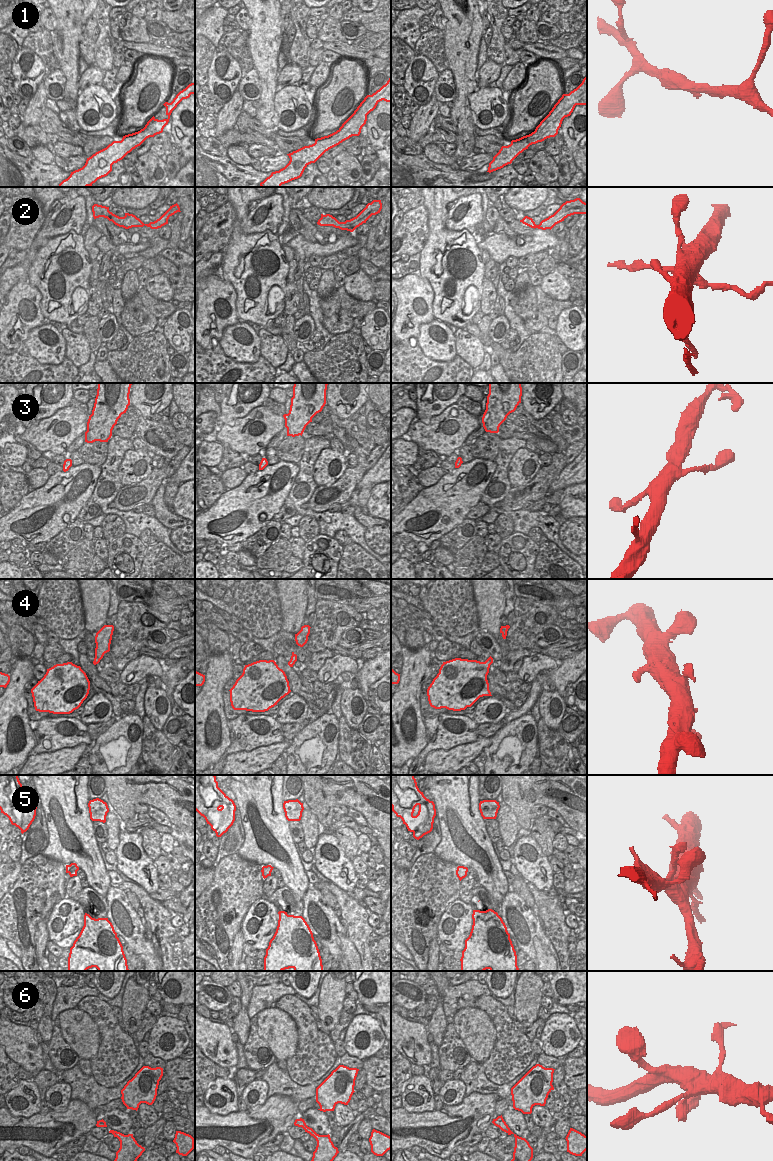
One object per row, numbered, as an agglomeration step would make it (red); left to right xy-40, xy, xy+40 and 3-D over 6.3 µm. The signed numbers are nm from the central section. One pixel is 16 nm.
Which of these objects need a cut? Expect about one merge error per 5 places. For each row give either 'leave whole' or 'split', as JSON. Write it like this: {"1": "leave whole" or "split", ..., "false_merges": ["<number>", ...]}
{"1": "leave whole", "2": "split", "3": "leave whole", "4": "leave whole", "5": "leave whole", "6": "leave whole", "false_merges": ["2"]}

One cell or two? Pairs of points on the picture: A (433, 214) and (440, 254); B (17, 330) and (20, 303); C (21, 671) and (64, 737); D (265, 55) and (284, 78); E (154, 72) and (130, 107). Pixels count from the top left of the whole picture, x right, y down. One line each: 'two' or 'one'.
A: one
B: one
C: two
D: two
E: one

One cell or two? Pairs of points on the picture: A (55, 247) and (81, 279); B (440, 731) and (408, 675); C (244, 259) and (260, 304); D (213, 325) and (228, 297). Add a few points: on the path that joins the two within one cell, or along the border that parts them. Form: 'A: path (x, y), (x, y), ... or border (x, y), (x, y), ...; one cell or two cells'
A: path (68, 245), (75, 247), (83, 259), (83, 266); one cell
B: border (423, 719), (426, 733); two cells
C: path (244, 272), (243, 288), (247, 298); one cell
D: path (213, 316), (213, 302), (219, 297); one cell

